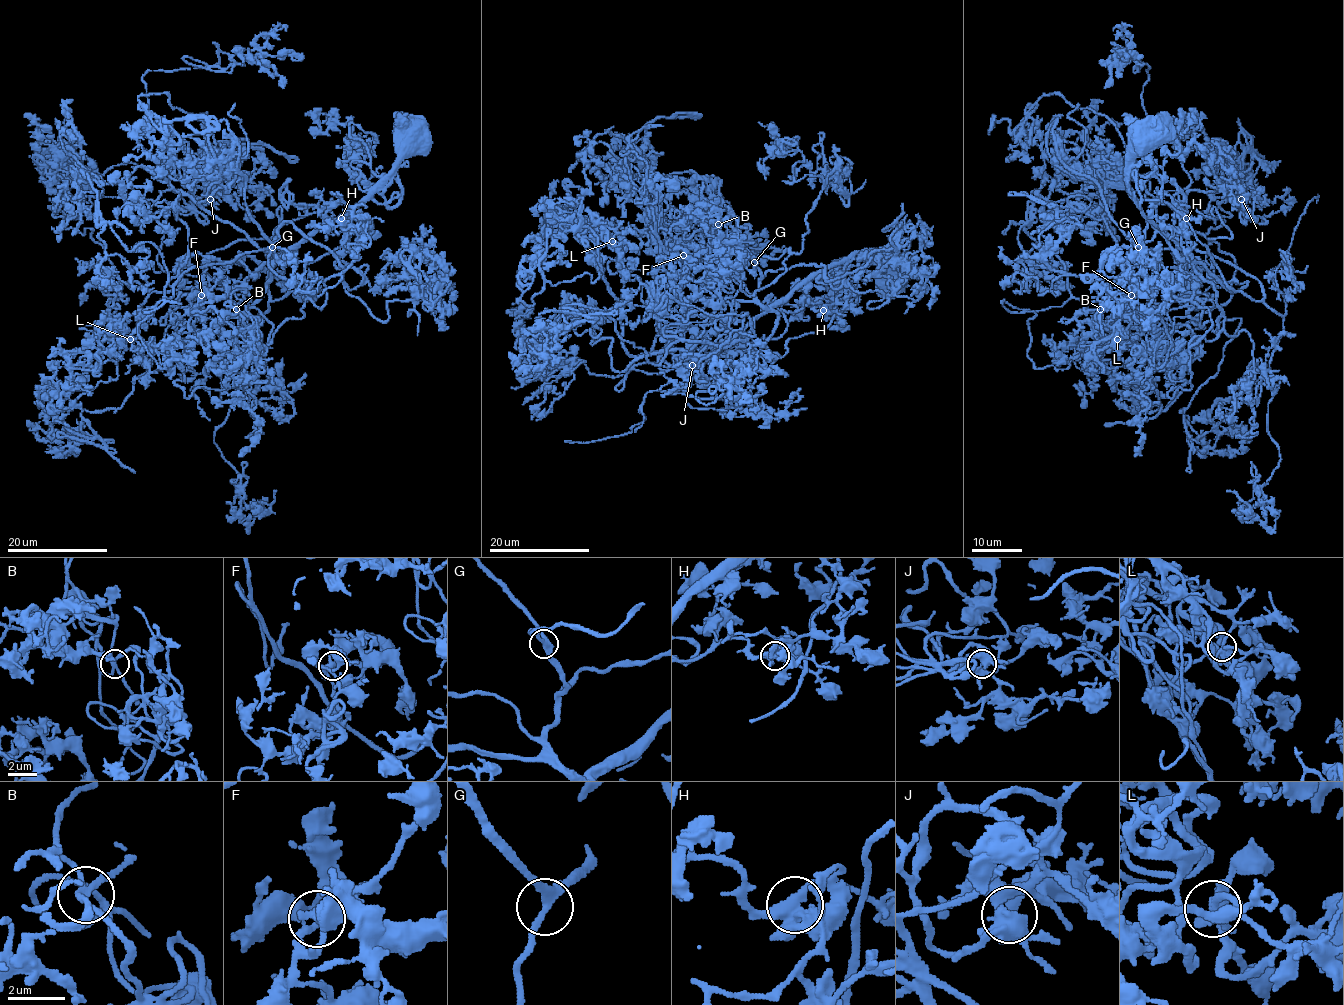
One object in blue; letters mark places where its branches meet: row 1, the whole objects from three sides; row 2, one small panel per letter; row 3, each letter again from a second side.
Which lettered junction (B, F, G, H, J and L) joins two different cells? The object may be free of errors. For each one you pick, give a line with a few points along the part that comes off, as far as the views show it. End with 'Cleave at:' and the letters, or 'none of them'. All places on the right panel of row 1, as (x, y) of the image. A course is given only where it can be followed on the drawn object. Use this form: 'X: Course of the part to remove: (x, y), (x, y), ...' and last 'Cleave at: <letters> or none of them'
Cleave at: none of them

